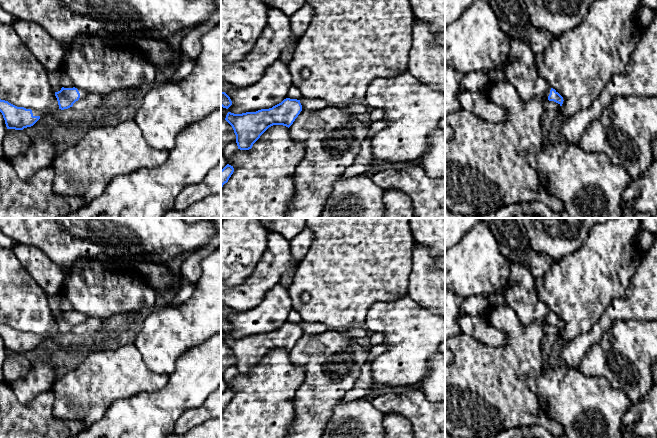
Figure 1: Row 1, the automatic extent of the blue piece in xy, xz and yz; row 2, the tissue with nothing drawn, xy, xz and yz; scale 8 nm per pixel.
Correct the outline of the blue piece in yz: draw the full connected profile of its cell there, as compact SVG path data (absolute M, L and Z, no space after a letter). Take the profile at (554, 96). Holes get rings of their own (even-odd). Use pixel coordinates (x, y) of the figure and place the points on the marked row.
M508 80L490 82L485 97L489 103L504 108L508 113L508 119L497 123L489 122L463 108L445 116L445 122L453 131L453 137L445 141L445 207L455 214L485 215L510 204L539 201L564 215L563 202L548 193L541 184L536 170L525 159L527 152L538 153L543 146L541 119L545 112L544 101L548 99L562 106L563 97L551 88L525 101Z

